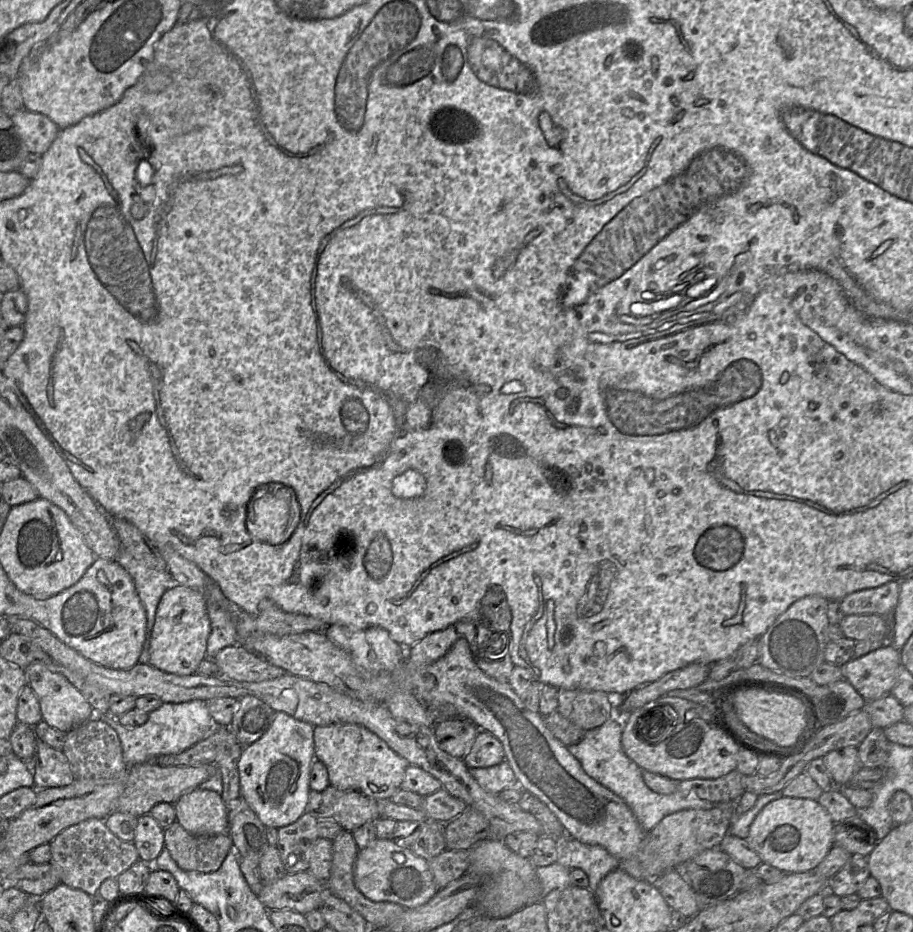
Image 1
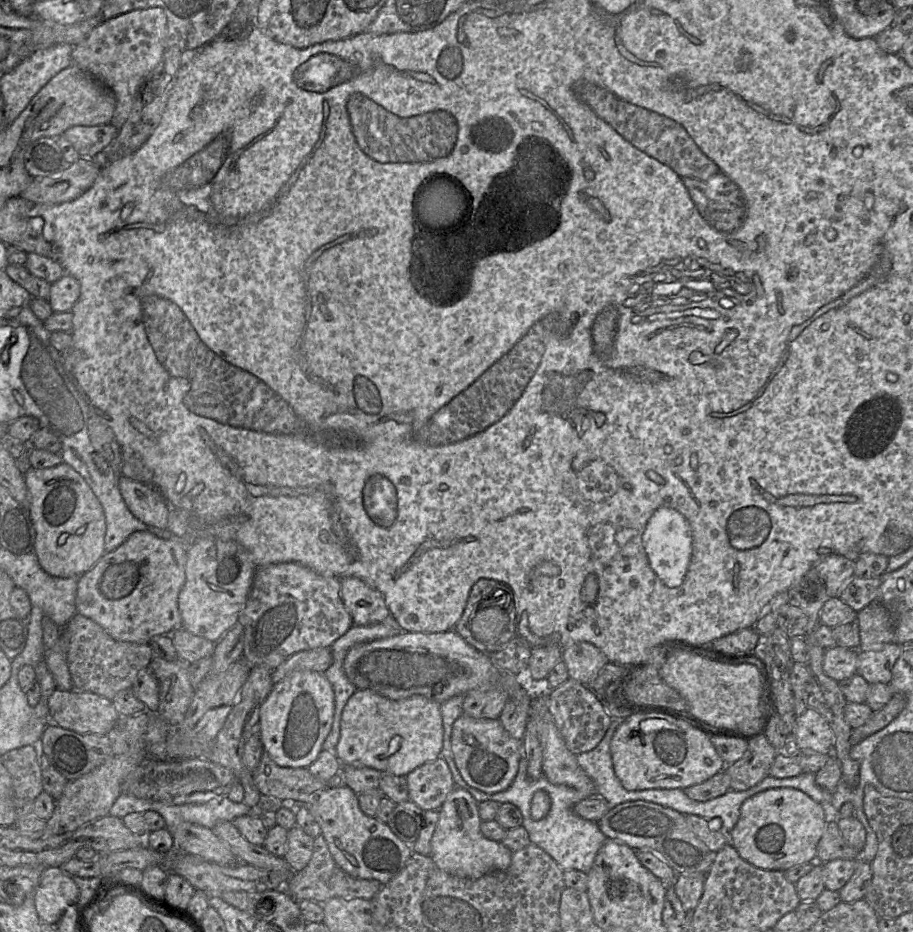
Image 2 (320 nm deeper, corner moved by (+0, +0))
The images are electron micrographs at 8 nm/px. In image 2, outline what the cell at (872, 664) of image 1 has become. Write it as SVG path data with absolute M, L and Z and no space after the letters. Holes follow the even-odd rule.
M834 646L827 648L824 653L823 671L837 682L857 673L858 650Z

